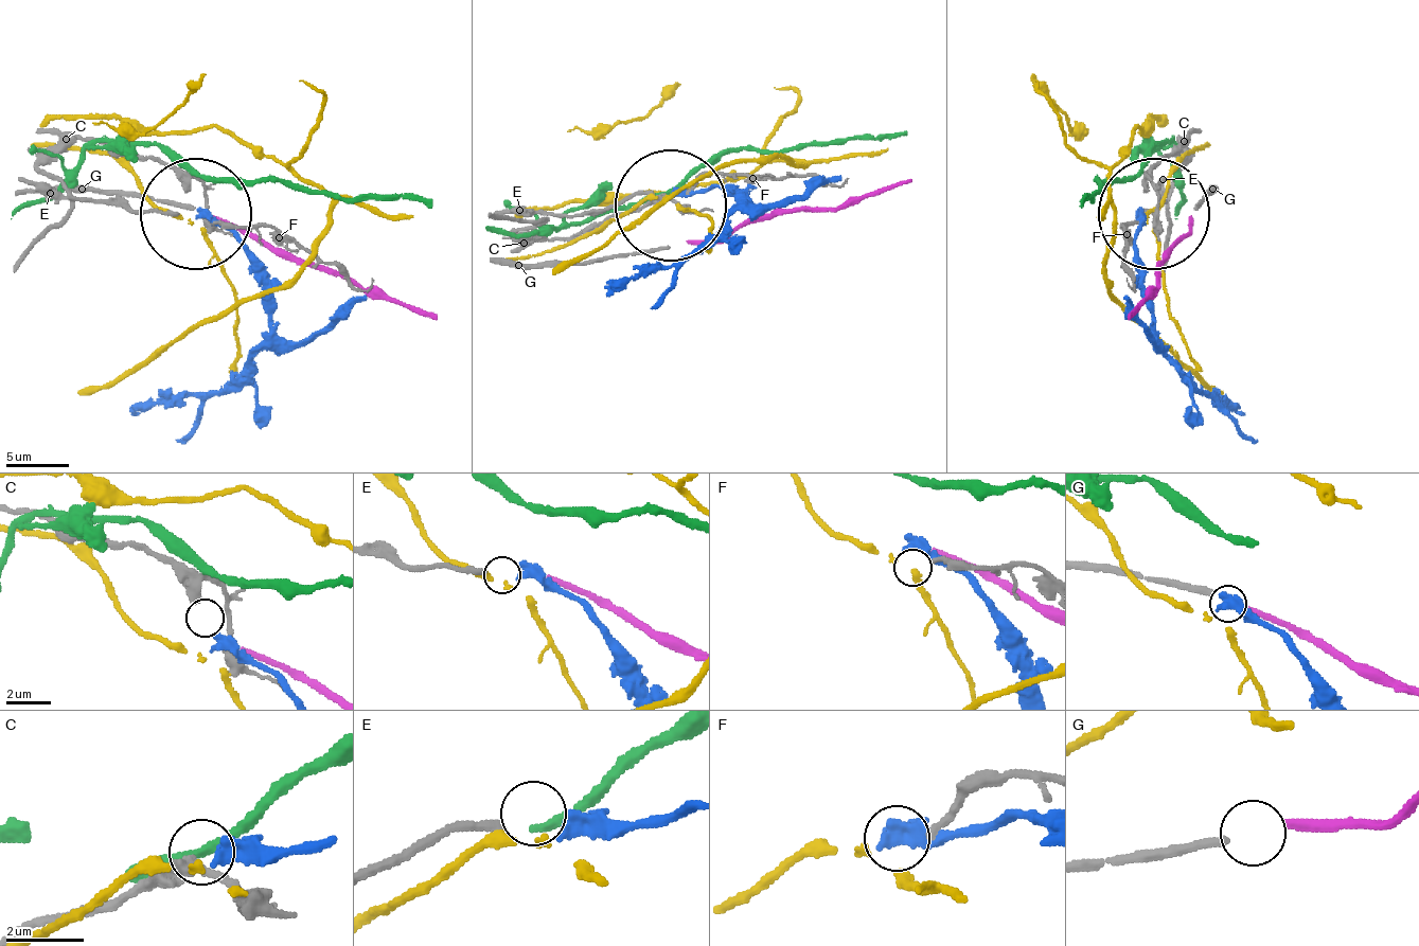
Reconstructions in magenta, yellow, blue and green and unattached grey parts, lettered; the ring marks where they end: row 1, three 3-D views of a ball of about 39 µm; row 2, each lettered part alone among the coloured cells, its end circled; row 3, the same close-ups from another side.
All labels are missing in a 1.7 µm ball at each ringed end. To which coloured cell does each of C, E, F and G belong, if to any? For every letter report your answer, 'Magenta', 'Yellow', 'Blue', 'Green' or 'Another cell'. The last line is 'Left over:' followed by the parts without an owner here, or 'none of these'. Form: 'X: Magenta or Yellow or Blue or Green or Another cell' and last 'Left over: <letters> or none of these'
C: Another cell
E: Blue
F: Yellow
G: Magenta
Left over: C

